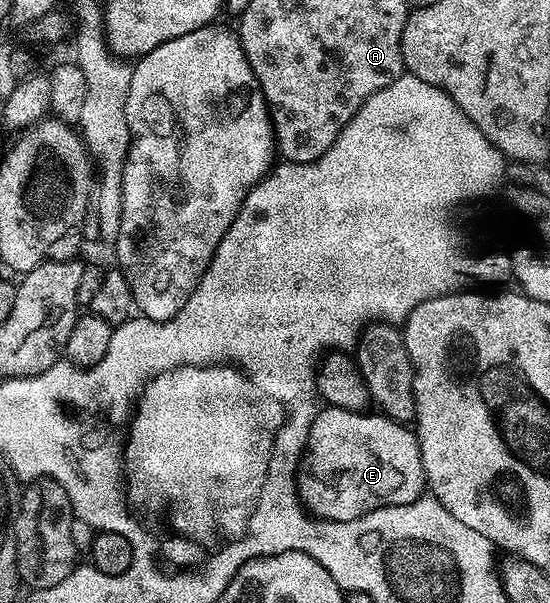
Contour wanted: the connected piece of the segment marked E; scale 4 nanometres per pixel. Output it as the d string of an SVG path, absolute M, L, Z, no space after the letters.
M324 406L313 421L297 482L300 501L316 519L353 521L382 507L409 505L424 494L421 449L414 430L397 419L387 418L382 413L371 414L367 411L350 411Z

